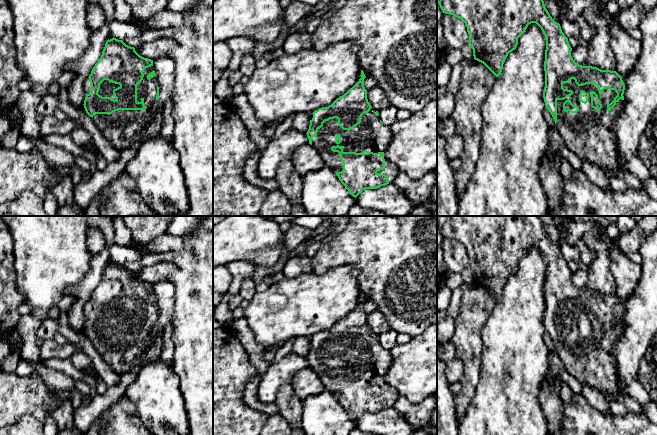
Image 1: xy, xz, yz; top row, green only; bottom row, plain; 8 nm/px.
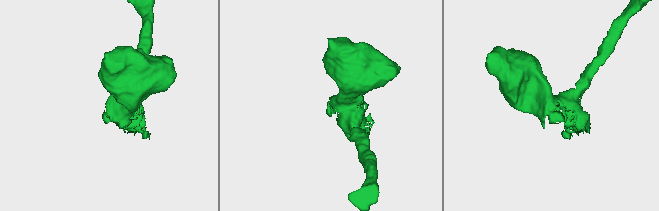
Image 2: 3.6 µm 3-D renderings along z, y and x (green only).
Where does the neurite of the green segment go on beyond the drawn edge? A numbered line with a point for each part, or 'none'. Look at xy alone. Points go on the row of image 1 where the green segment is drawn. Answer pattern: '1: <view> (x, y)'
1: xy (124, 129)

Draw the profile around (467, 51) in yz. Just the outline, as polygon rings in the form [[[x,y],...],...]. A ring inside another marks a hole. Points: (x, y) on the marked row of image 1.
[[[469,43],[466,44],[466,45],[464,45],[464,46],[462,46],[462,47],[460,48],[460,50],[461,50],[462,54],[463,54],[463,58],[464,58],[464,59],[468,59],[468,60],[474,59],[473,49],[472,49],[472,47],[469,45]]]

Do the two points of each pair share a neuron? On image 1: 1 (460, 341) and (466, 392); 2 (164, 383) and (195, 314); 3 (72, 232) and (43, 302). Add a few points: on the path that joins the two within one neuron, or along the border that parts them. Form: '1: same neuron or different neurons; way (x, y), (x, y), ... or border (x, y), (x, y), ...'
1: same neuron; way (469, 354), (469, 379)
2: different neurons; border (171, 363), (172, 370), (178, 377), (180, 387)
3: same neuron; way (55, 249), (46, 260), (43, 270), (43, 285)

